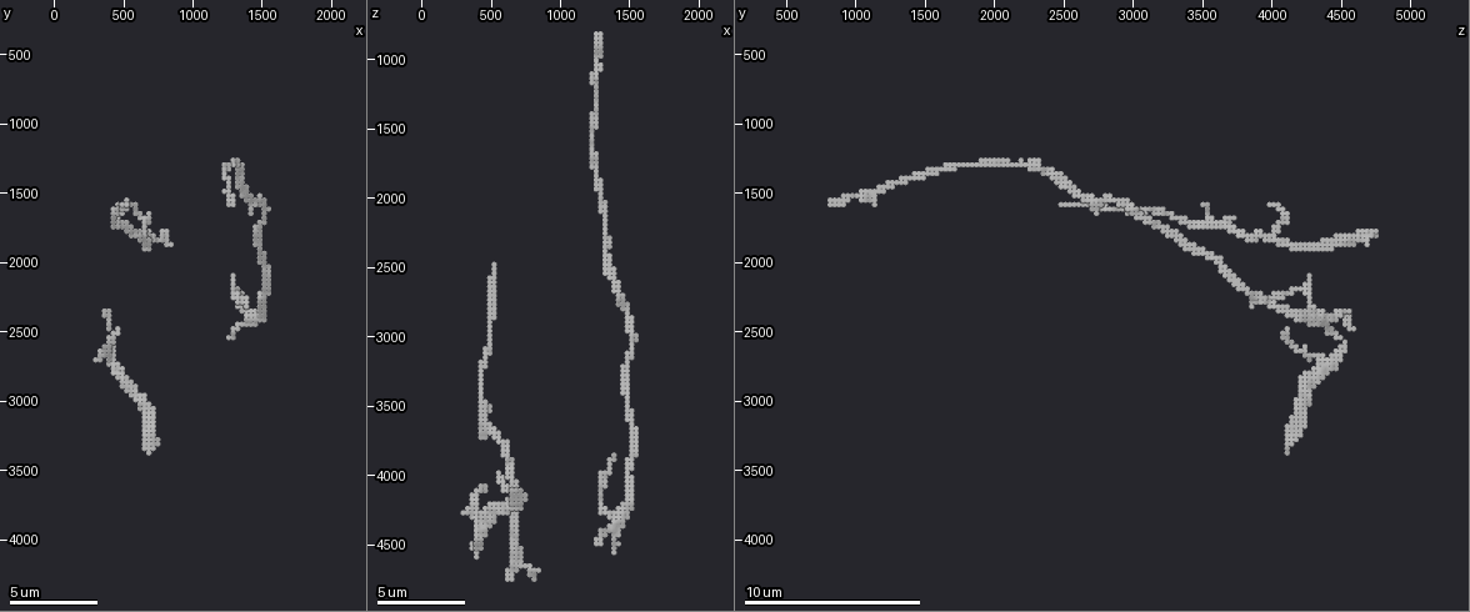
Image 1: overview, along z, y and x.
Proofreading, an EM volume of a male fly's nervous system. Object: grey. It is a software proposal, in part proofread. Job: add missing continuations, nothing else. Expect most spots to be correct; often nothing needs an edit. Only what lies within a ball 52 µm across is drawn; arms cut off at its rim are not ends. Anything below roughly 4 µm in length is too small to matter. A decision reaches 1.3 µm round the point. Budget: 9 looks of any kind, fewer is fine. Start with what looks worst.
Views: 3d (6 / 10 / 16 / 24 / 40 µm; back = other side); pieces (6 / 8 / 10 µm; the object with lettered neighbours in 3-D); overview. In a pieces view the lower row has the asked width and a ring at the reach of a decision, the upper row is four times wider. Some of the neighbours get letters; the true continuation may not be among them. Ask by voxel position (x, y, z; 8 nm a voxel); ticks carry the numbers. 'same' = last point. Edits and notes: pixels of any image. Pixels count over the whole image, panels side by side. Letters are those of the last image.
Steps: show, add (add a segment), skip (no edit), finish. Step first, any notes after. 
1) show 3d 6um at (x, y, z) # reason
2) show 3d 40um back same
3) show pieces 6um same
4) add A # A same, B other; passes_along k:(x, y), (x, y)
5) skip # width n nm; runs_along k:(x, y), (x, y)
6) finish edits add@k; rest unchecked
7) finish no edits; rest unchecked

show pieces 10um at (1280, 1540, 840) # long arm stops here

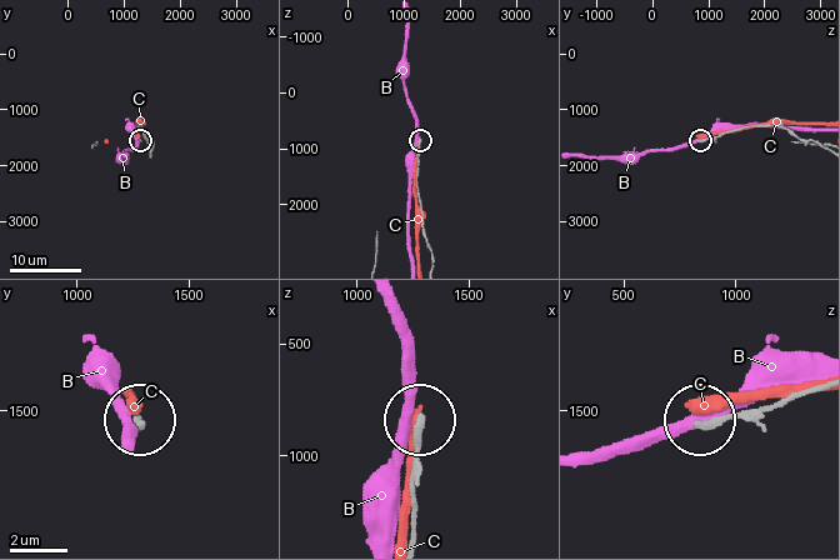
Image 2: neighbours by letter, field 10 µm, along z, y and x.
skip # B other, C other; runs_along 2:(816, 386), (704, 423); no lettered segment goes on from it

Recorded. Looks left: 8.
show pieces 8um at (520, 1580, 2480) # end of a long branch

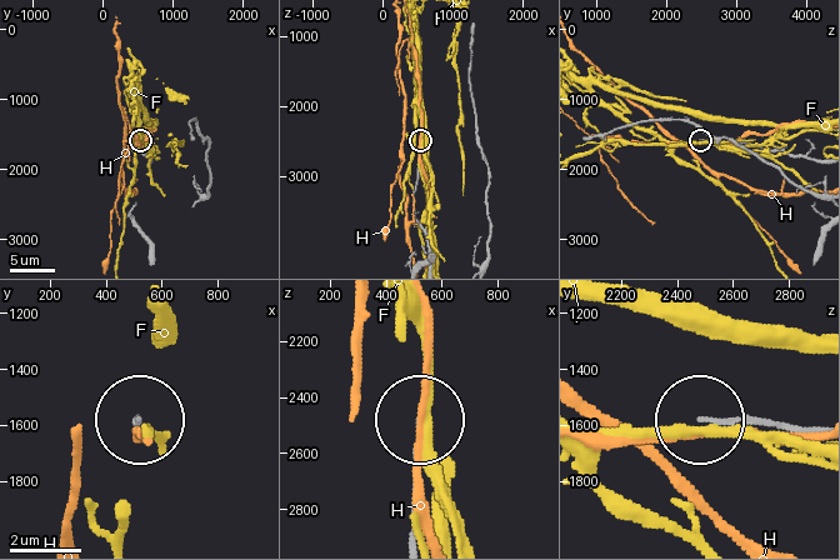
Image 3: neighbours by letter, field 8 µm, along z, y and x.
skip # width 110 nm; F other, H other; no lettered segment goes on from it

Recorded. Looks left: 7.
show 3d 10um at (580, 1580, 4020) # tapers out

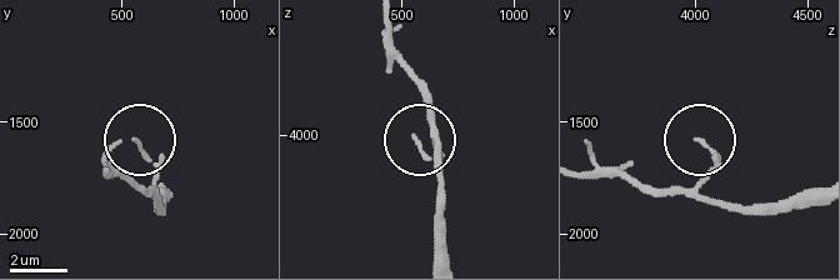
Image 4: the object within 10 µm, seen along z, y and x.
show pieces 10um at (570, 1590, 4010)

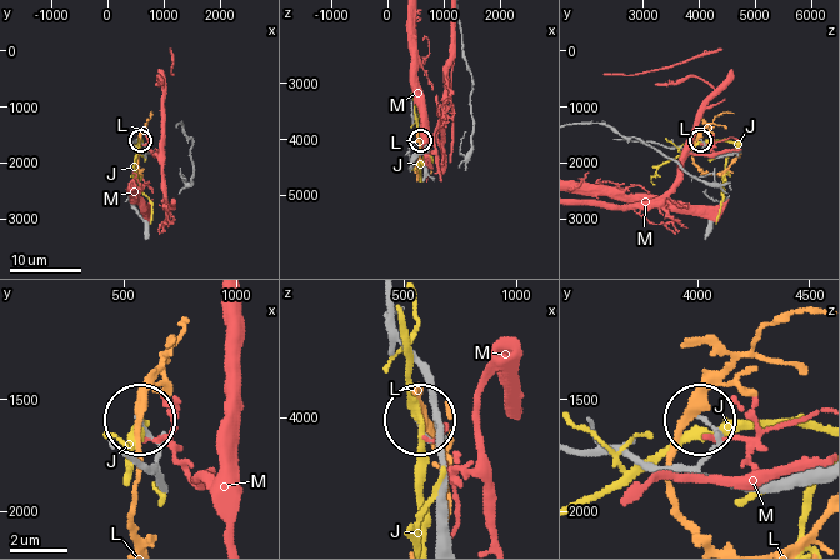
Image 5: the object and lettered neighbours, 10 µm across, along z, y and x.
skip # J other, L other, M other; no lettered segment goes on from it

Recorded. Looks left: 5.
show 3d 10um at (1380, 2320, 3860) # tapers out

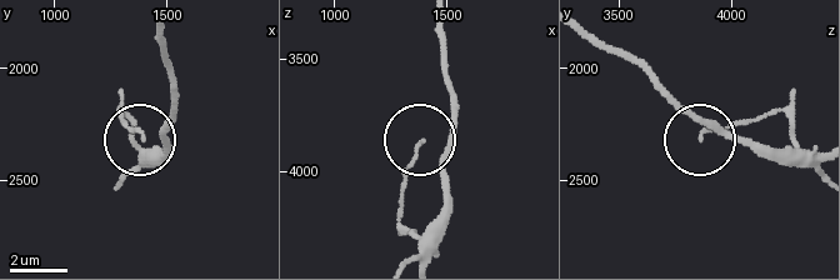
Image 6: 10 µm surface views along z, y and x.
show pieces 10um at (1390, 2310, 3880)

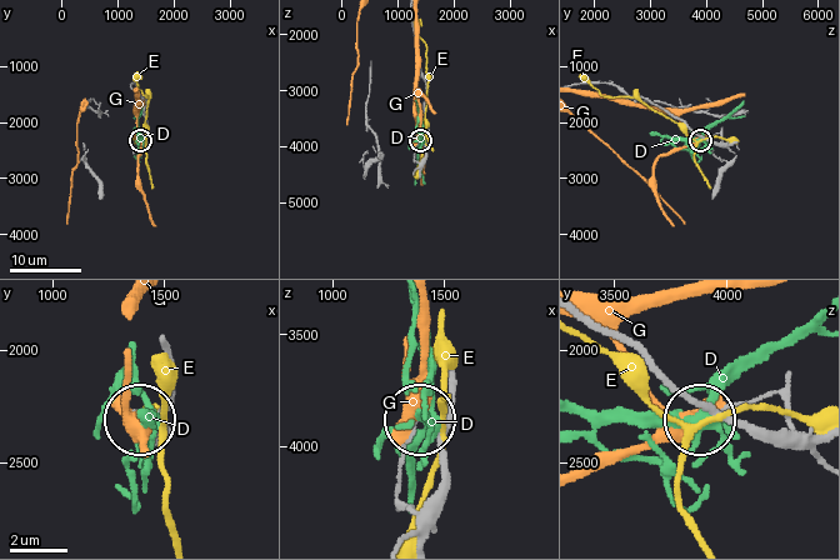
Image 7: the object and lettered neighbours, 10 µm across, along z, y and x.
skip # D other, E other, G other; none of them fits

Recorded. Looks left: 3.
finish no edits; rest unchecked

